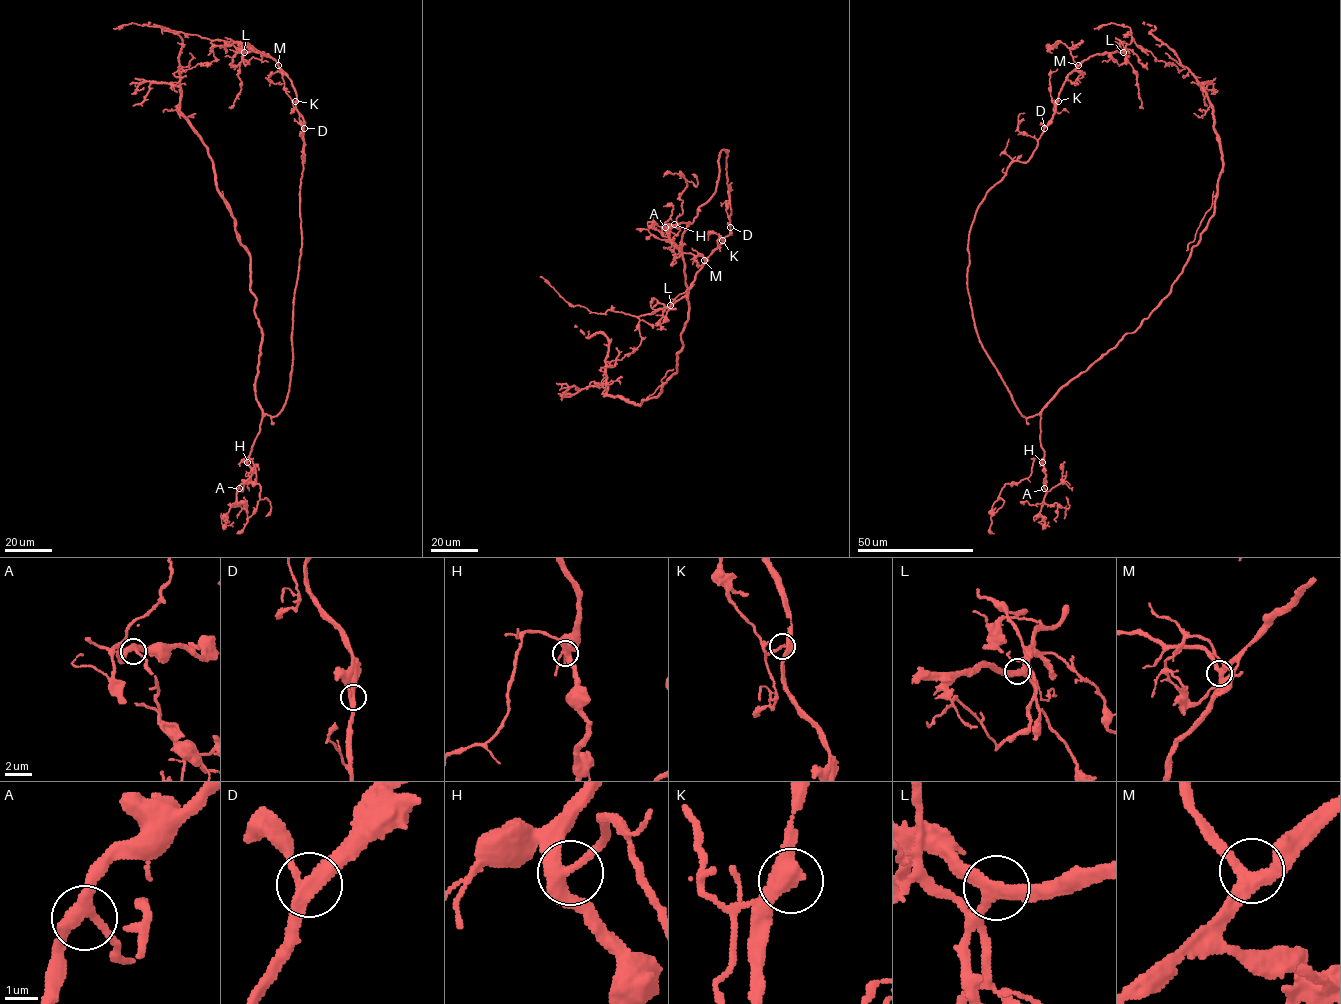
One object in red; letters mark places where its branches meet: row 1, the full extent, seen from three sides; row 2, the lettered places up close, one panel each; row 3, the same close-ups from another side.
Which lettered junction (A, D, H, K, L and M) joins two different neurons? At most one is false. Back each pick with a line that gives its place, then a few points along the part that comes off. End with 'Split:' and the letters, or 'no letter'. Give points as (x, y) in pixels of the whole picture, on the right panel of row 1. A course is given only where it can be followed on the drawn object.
Split: no letter

